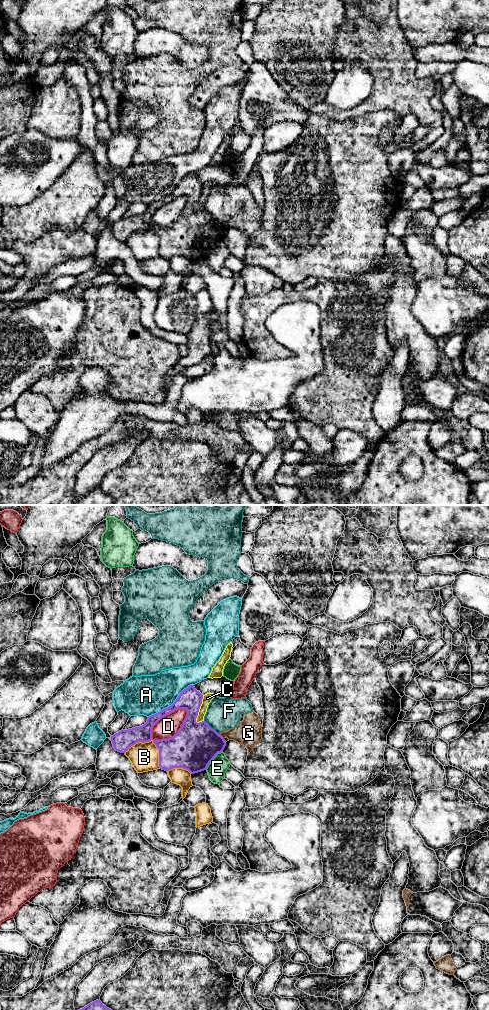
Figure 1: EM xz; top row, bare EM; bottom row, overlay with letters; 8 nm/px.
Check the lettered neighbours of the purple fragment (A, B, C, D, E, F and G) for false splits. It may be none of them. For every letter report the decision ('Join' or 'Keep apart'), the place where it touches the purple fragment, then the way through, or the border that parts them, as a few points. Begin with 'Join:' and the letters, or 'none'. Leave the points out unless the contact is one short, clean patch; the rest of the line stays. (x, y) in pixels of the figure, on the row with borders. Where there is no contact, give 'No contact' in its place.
Join: none
A: Keep apart. Touches purple at xz (172, 704)
B: Keep apart. Touches purple at xz (153, 741)
C: Keep apart. Touches purple at xz (199, 708)
D: Keep apart. Touches purple at xz (164, 715)
E: Keep apart. Touches purple at xz (213, 758)
F: Keep apart. Touches purple at xz (210, 727)
G: Keep apart. Touches purple at xz (221, 736). Boundary: xz (218, 734), (223, 738)

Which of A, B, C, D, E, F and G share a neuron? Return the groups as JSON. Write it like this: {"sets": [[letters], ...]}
{"sets": [["A"], ["B"], ["C"], ["D"], ["E"], ["F", "G"]]}

